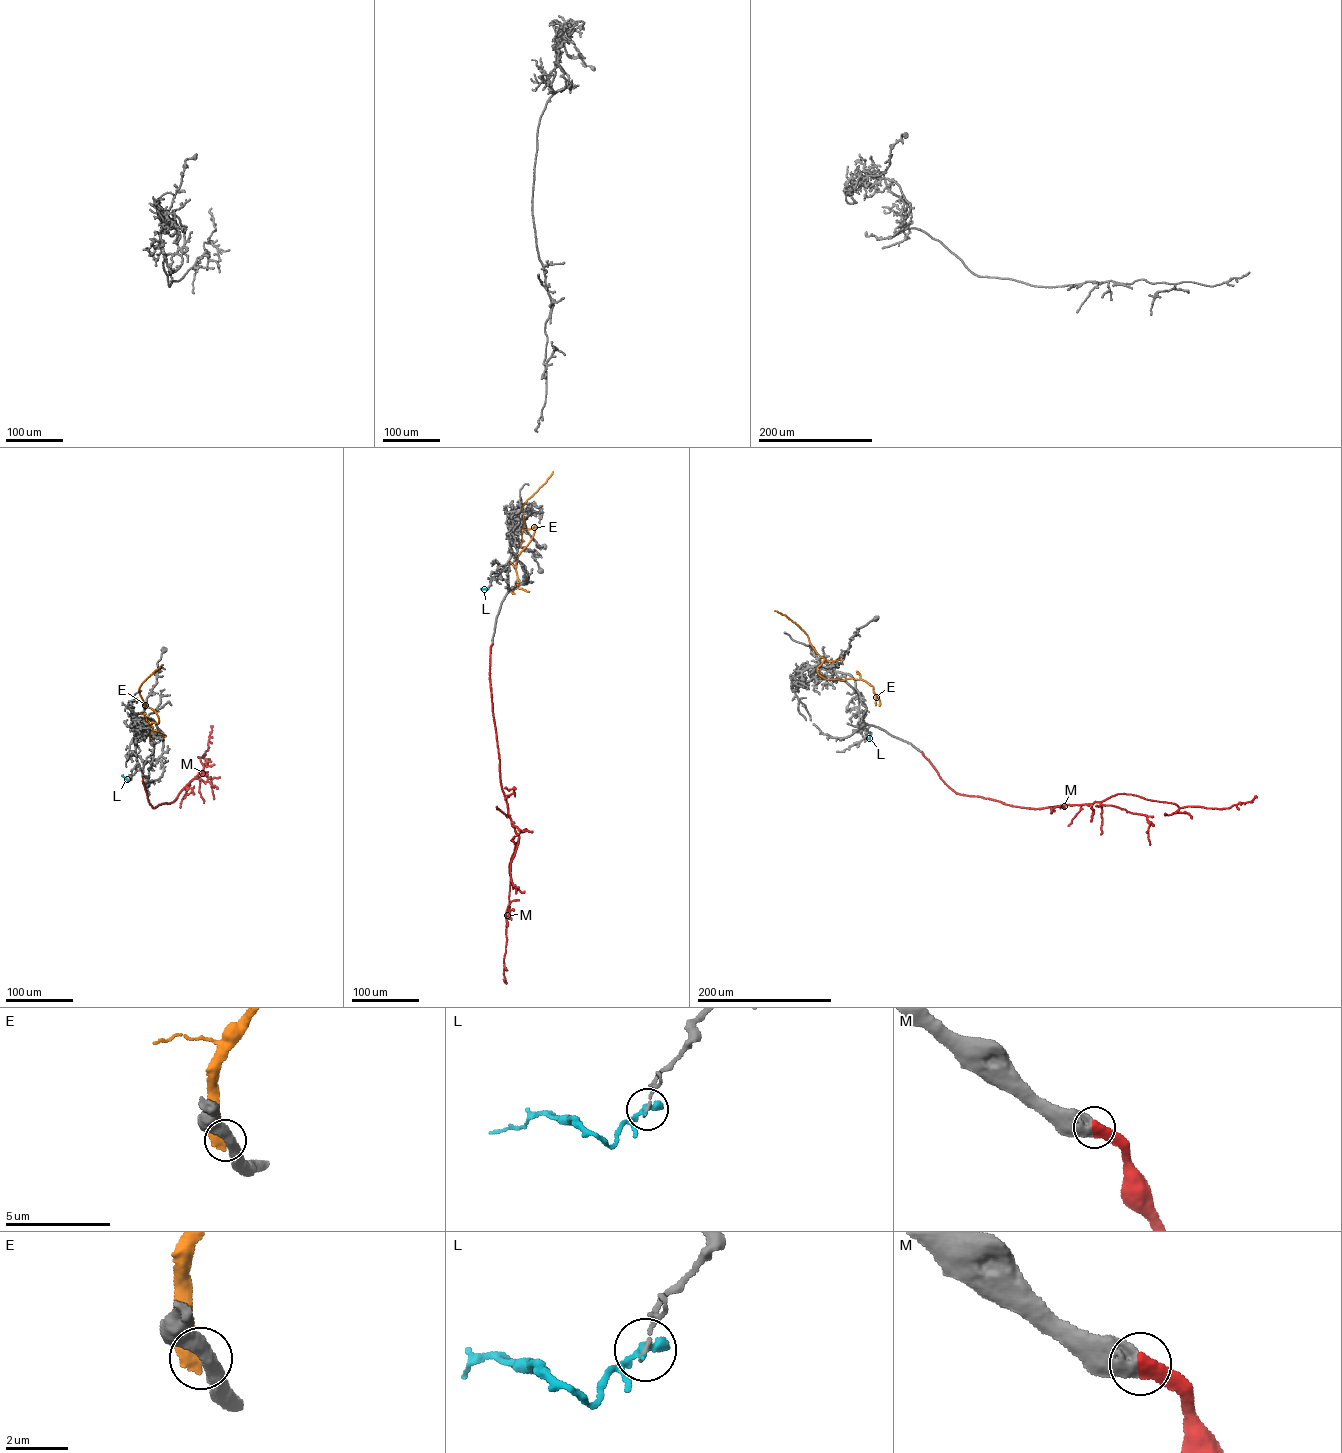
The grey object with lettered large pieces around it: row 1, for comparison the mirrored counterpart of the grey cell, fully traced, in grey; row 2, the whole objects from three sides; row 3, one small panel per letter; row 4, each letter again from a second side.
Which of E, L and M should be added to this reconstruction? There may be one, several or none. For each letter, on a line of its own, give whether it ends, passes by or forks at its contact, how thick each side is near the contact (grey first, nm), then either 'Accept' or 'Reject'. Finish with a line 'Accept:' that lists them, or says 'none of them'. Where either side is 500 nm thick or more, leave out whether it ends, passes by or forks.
E: Thickness 500 nm (grey) against 600 nm. Reject
L: It ends there. Thickness 140 nm (grey) against 380 nm. Reject
M: Thickness 700 nm (grey) against 550 nm. Accept
Accept: M

